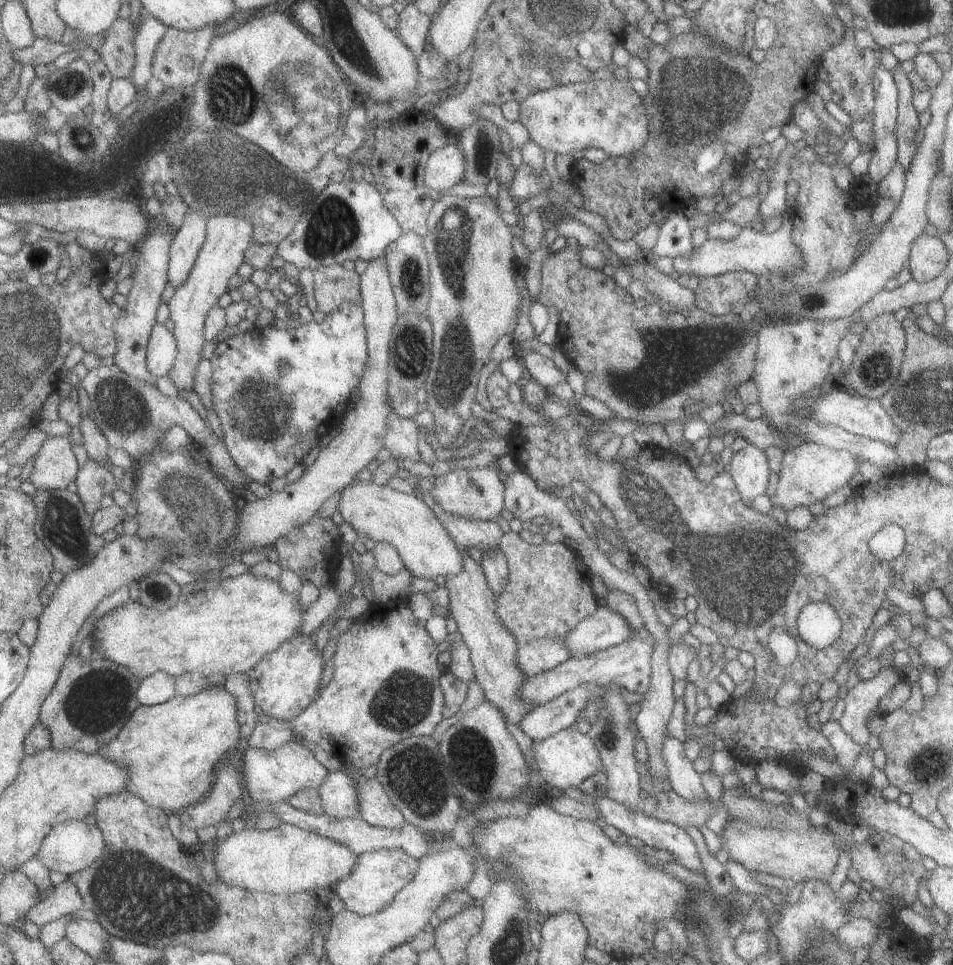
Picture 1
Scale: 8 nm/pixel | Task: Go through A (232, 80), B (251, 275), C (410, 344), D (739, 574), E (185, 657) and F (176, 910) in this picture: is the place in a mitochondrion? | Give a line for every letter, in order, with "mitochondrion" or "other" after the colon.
A: mitochondrion
B: other
C: mitochondrion
D: mitochondrion
E: other
F: mitochondrion

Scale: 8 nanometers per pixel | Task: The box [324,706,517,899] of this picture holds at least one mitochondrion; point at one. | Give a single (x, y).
(417, 773)

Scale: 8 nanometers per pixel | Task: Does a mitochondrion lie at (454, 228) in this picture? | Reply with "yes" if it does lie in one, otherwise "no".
yes

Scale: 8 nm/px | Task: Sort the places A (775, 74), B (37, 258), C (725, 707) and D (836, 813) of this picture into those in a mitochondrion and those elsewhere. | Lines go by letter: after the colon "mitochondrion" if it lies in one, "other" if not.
A: other
B: other
C: other
D: other

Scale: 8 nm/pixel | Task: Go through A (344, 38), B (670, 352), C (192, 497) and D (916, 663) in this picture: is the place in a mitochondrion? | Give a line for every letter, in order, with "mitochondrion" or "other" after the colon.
A: mitochondrion
B: mitochondrion
C: mitochondrion
D: other

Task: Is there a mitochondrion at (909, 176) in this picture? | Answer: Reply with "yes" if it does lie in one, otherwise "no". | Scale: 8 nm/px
no

